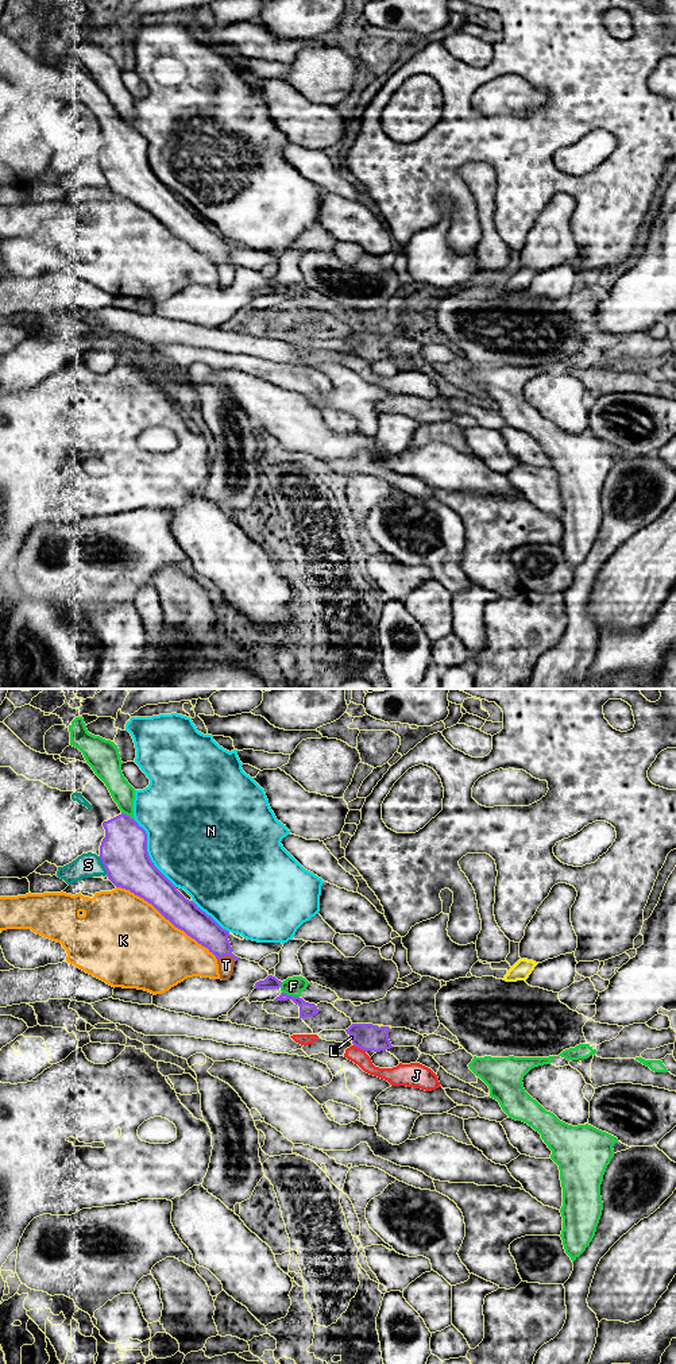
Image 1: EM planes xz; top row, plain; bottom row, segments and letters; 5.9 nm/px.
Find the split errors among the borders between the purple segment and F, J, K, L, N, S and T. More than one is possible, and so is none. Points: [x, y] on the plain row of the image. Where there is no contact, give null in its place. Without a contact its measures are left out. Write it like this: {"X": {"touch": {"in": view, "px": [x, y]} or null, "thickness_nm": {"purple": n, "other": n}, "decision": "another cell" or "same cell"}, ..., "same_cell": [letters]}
{"F": {"touch": {"in": "xz", "px": [290, 304]}, "thickness_nm": {"purple": 90, "other": 110}, "decision": "another cell"}, "J": {"touch": {"in": "xz", "px": [360, 357]}, "thickness_nm": {"purple": 160, "other": 100}, "decision": "another cell"}, "K": {"touch": {"in": "xz", "px": [167, 227]}, "thickness_nm": {"purple": 200, "other": 480}, "decision": "another cell"}, "L": {"touch": {"in": "xz", "px": [352, 345]}, "thickness_nm": {"purple": 160, "other": 20}, "decision": "another cell"}, "N": {"touch": {"in": "xz", "px": [147, 162]}, "thickness_nm": {"purple": 280, "other": 480}, "decision": "another cell"}, "S": {"touch": {"in": "xz", "px": [104, 174]}, "thickness_nm": {"purple": 280, "other": 140}, "decision": "another cell"}, "T": {"touch": {"in": "xz", "px": [227, 264]}, "thickness_nm": {"purple": 170, "other": 100}, "decision": "another cell"}, "same_cell": []}

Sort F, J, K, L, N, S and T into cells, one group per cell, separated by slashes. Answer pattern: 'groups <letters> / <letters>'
groups F / J / K / L / N / S / T

